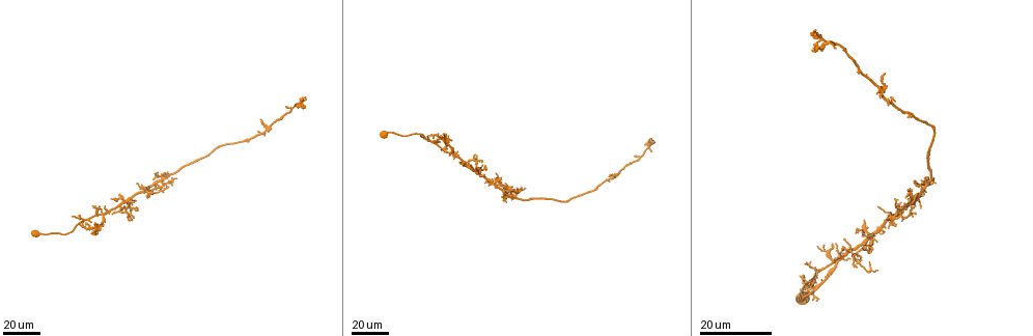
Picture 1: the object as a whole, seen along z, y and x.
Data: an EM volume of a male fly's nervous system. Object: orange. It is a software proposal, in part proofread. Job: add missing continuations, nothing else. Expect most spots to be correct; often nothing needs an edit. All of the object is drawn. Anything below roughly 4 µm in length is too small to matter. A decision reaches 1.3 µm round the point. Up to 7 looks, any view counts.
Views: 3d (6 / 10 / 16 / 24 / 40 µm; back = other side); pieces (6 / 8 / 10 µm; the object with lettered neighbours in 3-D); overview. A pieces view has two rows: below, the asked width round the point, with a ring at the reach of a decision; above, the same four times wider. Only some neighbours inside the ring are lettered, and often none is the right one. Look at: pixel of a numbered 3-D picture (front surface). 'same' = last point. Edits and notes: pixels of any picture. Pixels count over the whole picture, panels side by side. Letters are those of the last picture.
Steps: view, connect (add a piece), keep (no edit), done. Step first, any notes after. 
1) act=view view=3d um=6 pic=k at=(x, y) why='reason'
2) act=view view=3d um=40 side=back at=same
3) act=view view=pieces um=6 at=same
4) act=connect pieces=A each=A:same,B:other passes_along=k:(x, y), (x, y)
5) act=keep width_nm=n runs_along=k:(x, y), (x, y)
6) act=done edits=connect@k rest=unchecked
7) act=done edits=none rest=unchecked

act=view view=3d um=24 pic=1 at=(434, 136) why='free end'

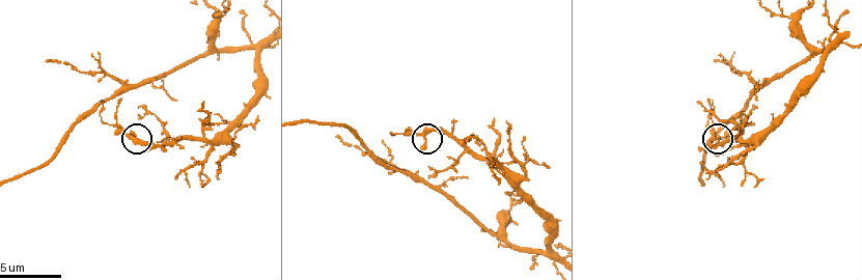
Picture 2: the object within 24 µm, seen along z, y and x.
act=view view=pieces um=6 pic=2 at=(423, 149)

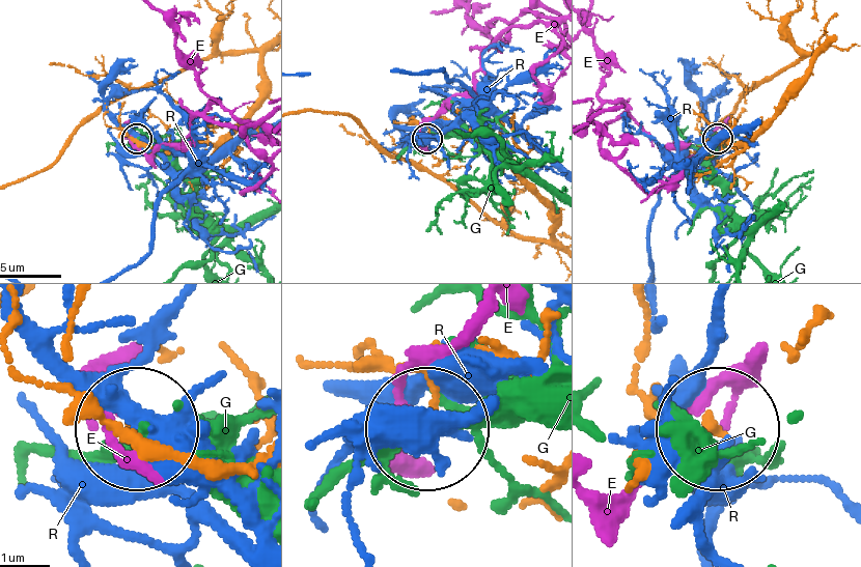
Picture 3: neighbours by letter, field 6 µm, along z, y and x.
act=keep each=E:other,G:other,R:other found='none of them fits'

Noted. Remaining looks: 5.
act=view view=3d um=40 pic=1 at=(517, 190) why='an open end'

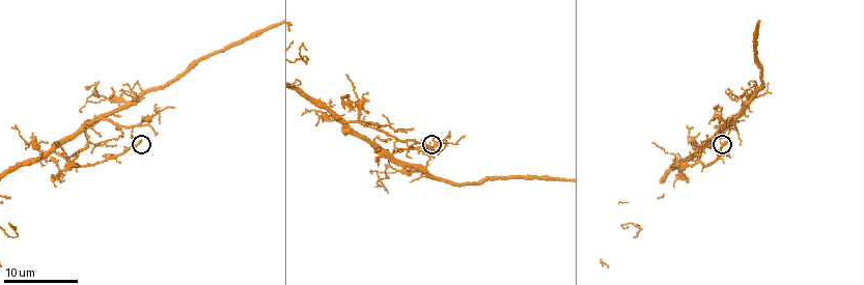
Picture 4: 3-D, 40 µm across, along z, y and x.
act=view view=pieces um=10 pic=4 at=(728, 140)

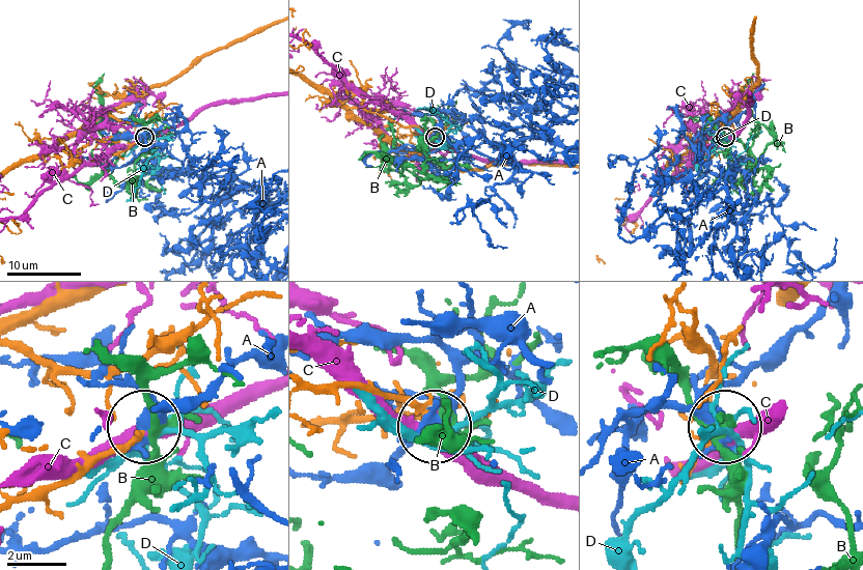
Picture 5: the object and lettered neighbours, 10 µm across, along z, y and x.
act=keep width_nm=180 each=A:other,B:other,C:other,D:other runs_along=5:(309, 382), (398, 395), (434, 422) found='no lettered piece goes on from it'

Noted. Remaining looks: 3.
act=view view=pieces um=10 pic=4 at=(389, 141) why='tapers out'

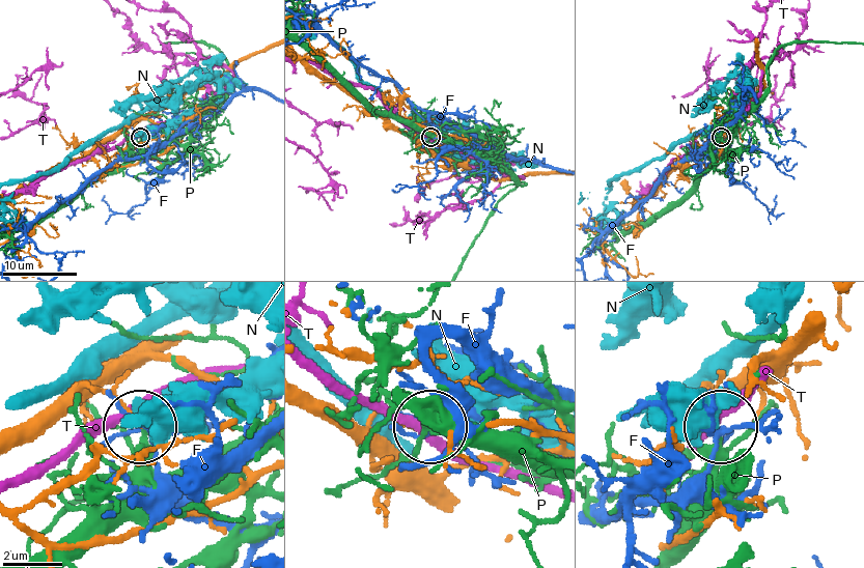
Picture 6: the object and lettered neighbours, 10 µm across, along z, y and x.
act=keep each=F:other,N:other,P:other,T:other found='none of them fits'

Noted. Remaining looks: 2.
act=done edits=none rest=unchecked

